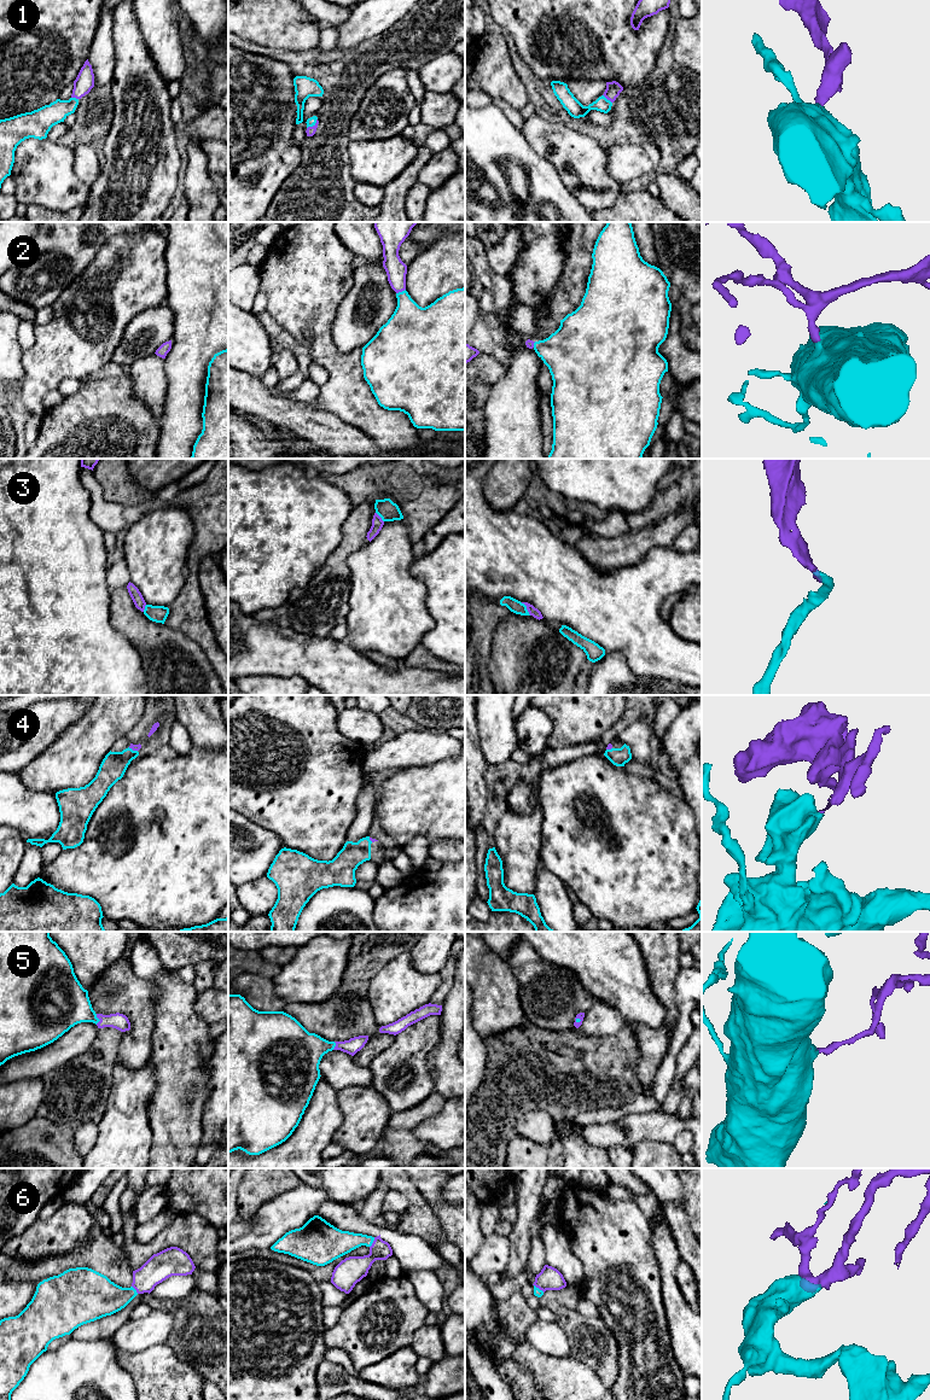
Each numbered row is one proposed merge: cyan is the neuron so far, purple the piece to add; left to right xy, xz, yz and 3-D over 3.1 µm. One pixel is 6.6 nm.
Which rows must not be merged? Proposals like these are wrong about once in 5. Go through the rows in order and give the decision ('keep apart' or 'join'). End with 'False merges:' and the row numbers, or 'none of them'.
1: join
2: join
3: join
4: join
5: join
6: join
False merges: none of them

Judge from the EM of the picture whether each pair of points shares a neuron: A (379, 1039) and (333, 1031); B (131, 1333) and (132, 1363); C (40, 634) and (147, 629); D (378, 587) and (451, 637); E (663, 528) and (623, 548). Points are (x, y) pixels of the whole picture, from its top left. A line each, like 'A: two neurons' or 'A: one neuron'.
A: one neuron
B: two neurons
C: two neurons
D: two neurons
E: one neuron

